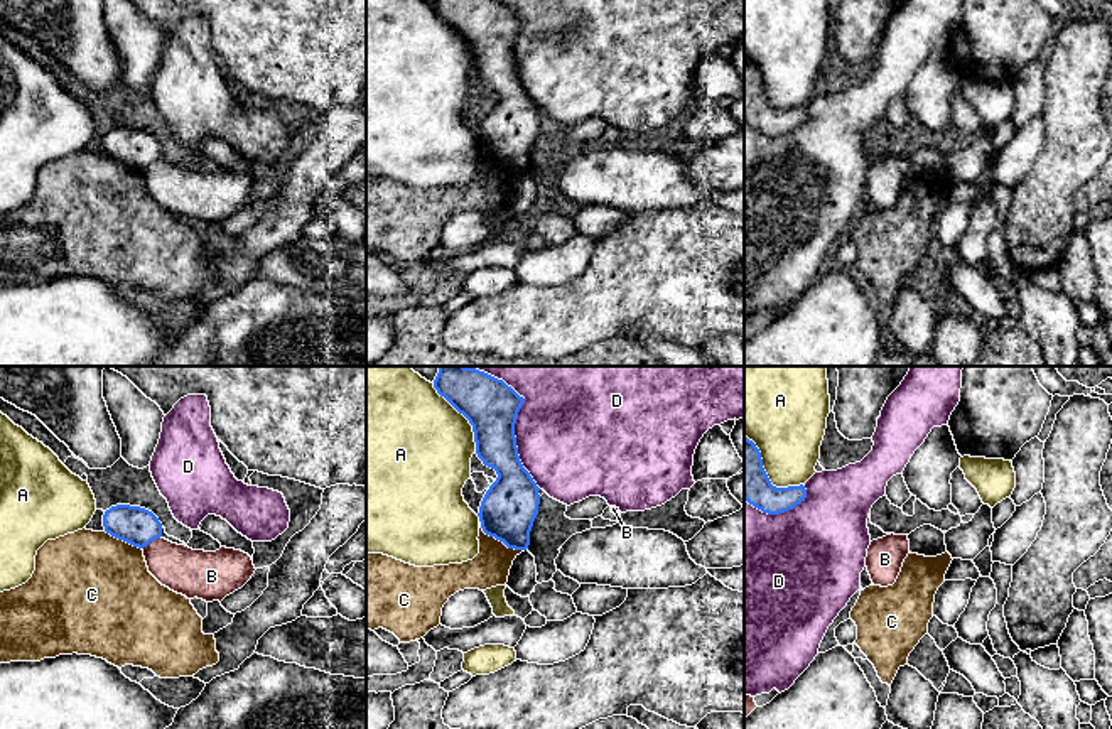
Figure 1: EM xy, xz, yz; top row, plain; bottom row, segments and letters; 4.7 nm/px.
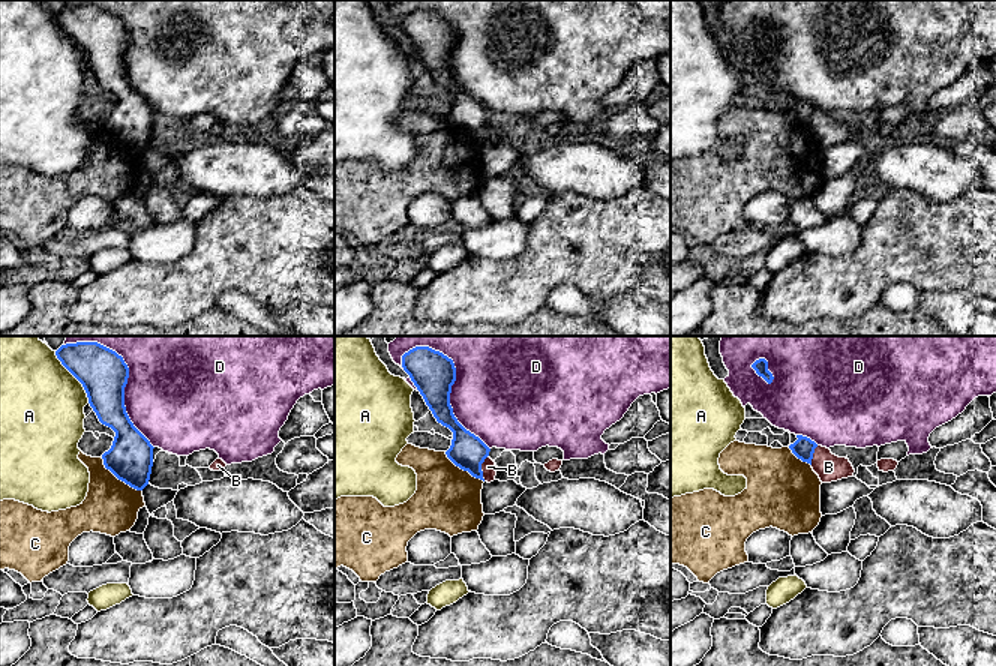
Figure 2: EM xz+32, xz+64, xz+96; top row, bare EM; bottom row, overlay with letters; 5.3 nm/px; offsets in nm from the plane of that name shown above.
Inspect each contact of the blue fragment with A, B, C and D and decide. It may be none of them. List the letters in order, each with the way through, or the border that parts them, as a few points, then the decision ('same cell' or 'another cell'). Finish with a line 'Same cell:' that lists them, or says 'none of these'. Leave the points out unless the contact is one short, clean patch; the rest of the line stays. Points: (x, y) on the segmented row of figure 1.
A: another cell
B: along xy (161, 535), (142, 549) | another cell
C: another cell
D: another cell
Same cell: none of these

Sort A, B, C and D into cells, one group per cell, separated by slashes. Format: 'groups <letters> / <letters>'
groups A / B / C / D

